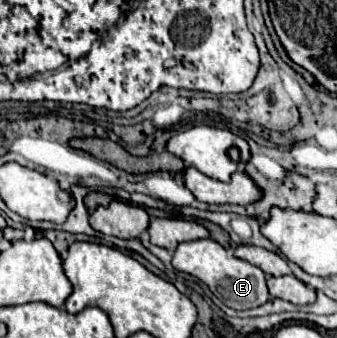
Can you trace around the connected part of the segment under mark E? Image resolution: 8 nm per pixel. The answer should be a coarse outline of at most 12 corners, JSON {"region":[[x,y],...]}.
{"region":[[213,239],[181,243],[173,267],[231,309],[269,301],[263,271]]}

